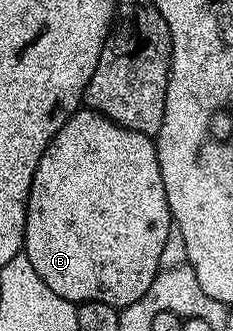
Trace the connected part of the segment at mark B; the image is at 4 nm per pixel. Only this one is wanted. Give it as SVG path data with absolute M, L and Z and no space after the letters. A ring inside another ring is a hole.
M82 107L76 113L70 115L67 123L59 127L55 139L43 151L43 159L39 159L39 167L35 167L35 175L31 179L31 191L27 199L27 219L25 220L25 247L23 255L31 259L31 267L39 274L39 279L55 291L63 299L74 303L83 301L98 301L114 305L118 311L127 308L135 299L143 299L147 295L147 287L156 279L162 268L159 263L159 255L162 254L163 243L167 240L167 233L173 226L173 216L167 203L167 191L163 187L163 171L159 171L159 159L157 158L157 146L154 138L147 133L136 133L111 119L107 119L102 113L97 113L88 107Z

